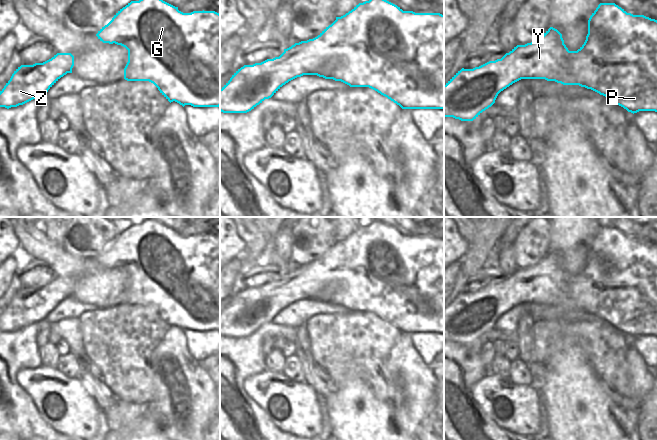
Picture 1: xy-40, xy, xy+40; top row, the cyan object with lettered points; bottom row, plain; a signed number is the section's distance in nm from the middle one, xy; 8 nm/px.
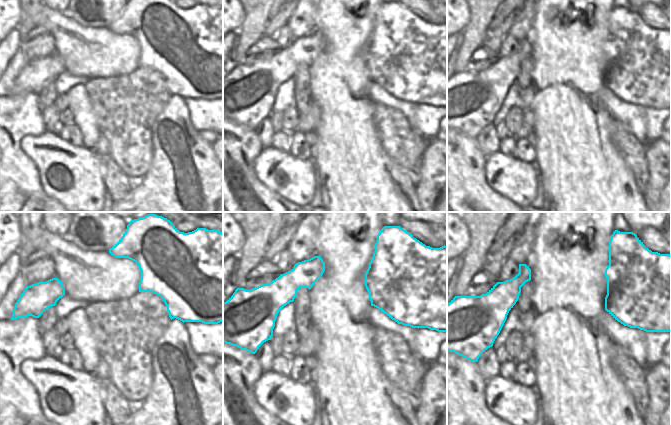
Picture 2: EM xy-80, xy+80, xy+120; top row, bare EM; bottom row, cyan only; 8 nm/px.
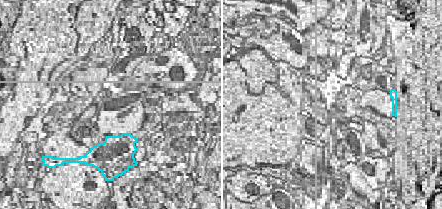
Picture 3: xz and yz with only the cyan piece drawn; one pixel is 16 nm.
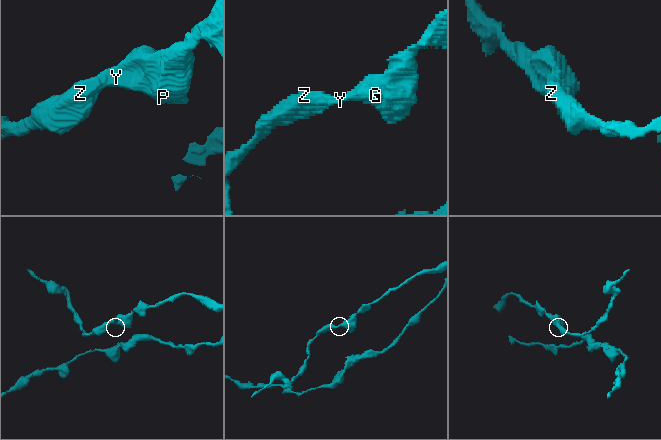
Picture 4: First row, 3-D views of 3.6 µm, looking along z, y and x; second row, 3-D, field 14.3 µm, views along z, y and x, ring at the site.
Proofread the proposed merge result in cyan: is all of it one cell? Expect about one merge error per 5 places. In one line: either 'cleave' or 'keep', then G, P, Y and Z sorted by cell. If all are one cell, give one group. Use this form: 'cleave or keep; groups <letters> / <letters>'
keep; groups G P Y Z

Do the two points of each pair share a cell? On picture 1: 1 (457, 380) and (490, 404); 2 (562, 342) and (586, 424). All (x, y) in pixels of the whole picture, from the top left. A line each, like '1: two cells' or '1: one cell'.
1: two cells
2: one cell

